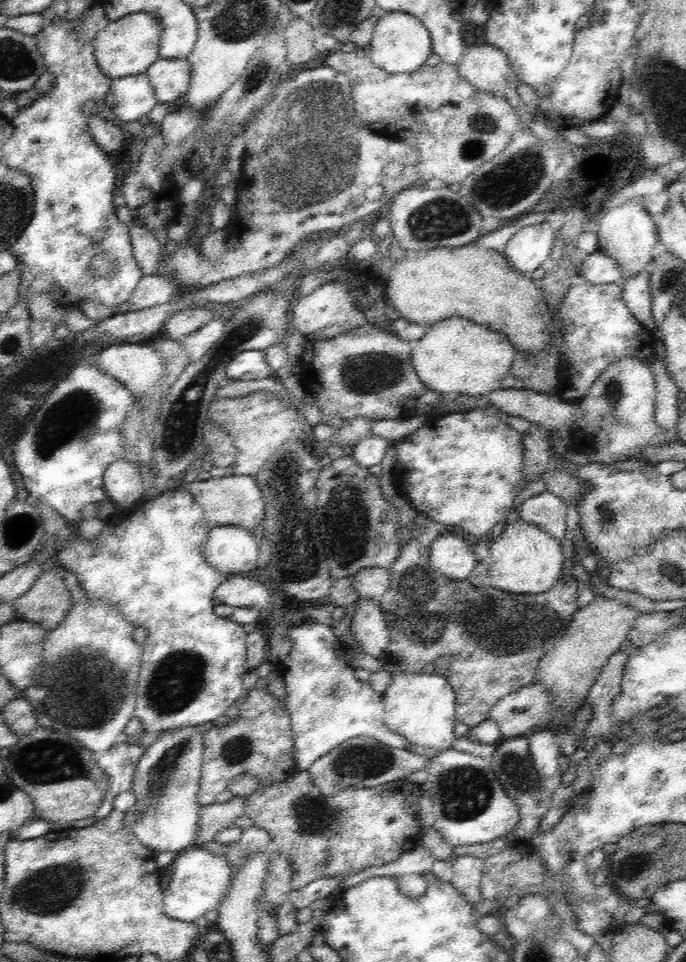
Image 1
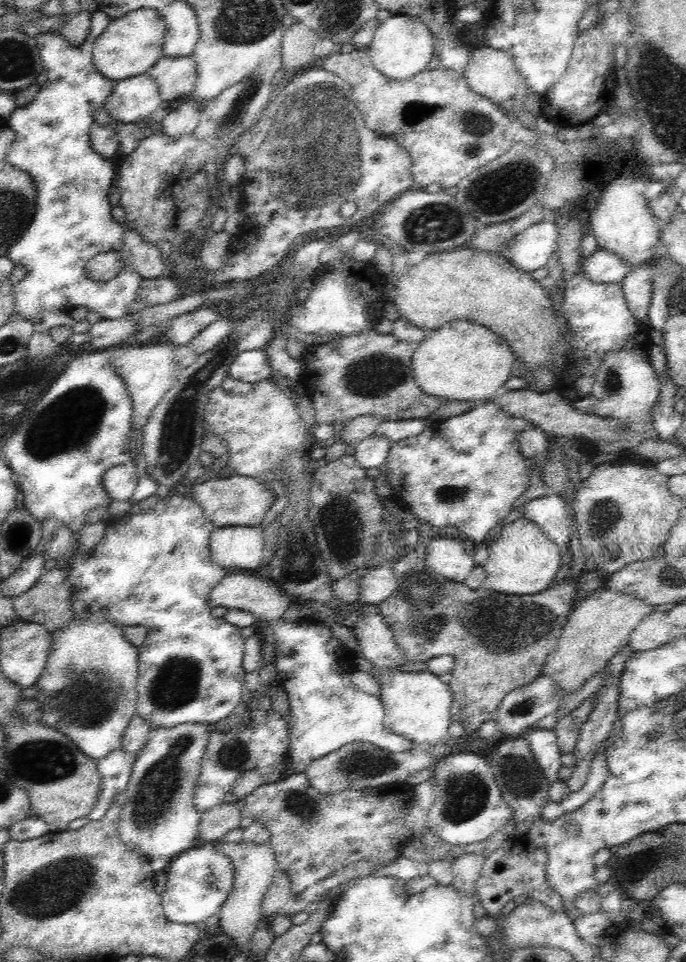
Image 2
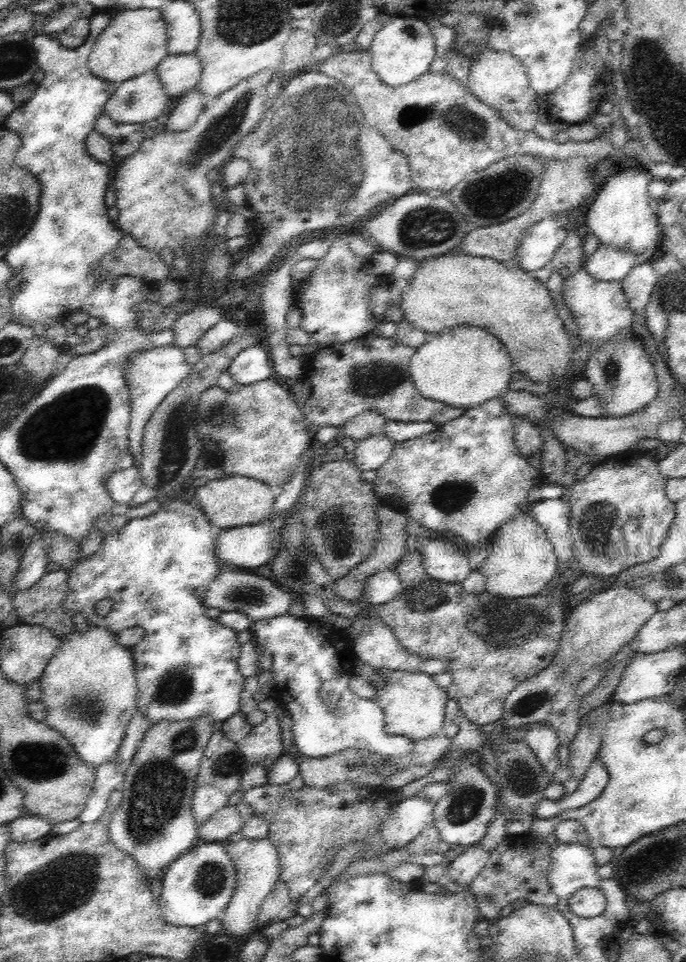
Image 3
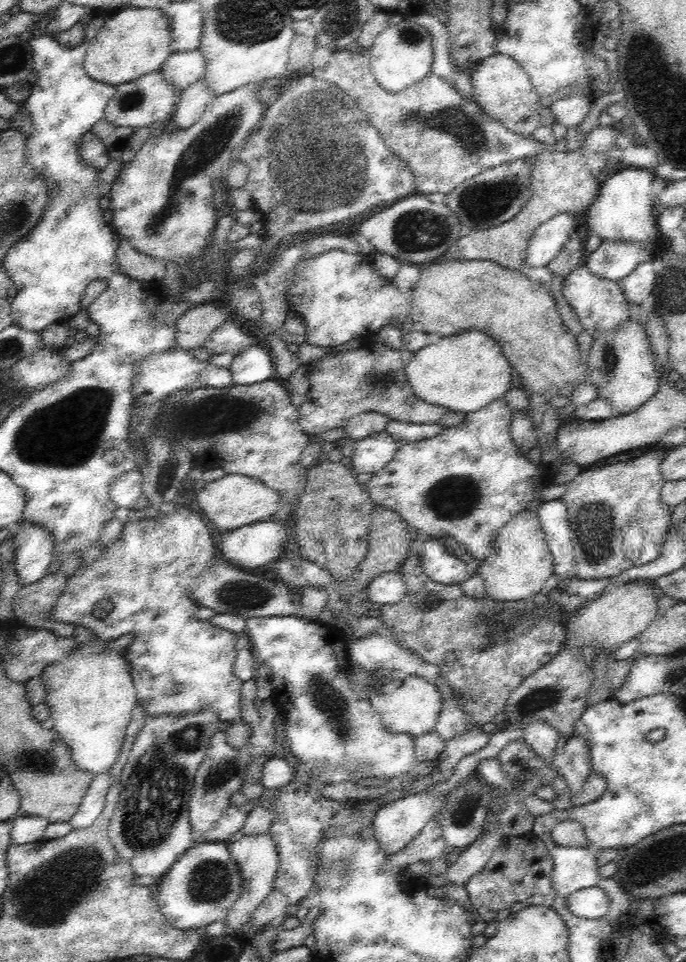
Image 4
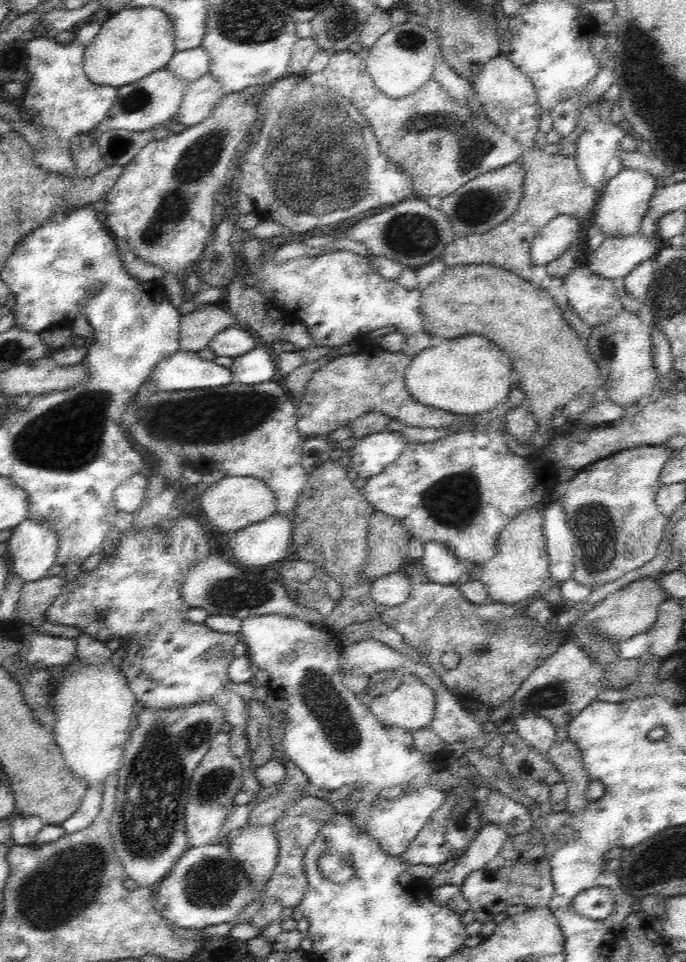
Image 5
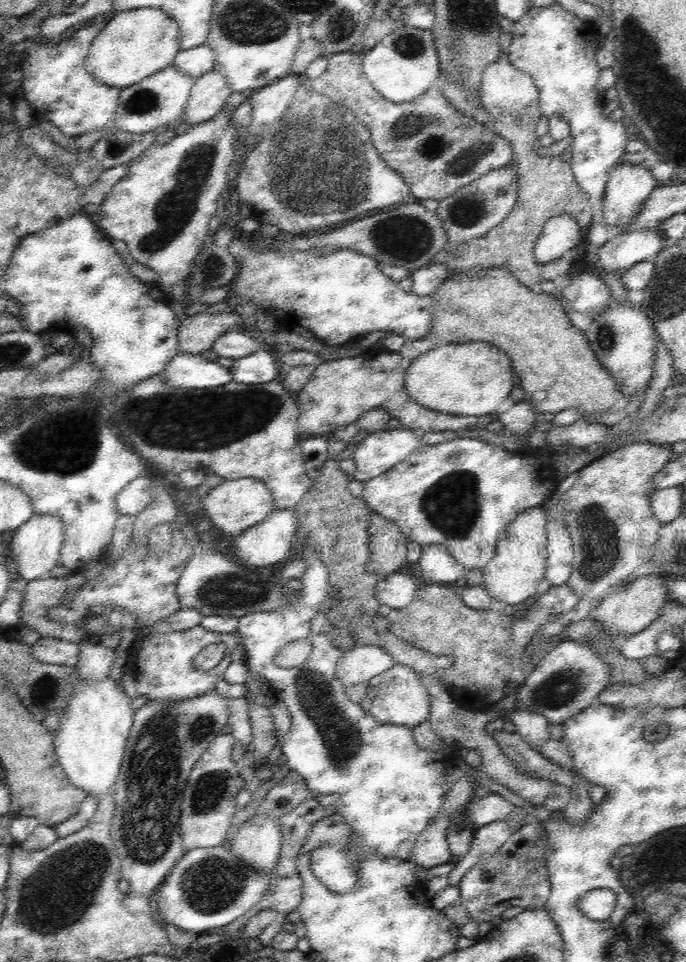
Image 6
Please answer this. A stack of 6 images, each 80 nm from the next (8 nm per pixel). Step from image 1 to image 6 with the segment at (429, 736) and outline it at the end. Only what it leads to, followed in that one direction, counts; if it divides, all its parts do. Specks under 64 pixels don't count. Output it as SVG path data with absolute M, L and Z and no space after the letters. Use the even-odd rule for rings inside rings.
M395 664L383 672L380 683L371 683L372 706L369 712L380 724L402 725L403 727L417 727L424 722L430 714L430 693L422 685L420 675L410 667Z

